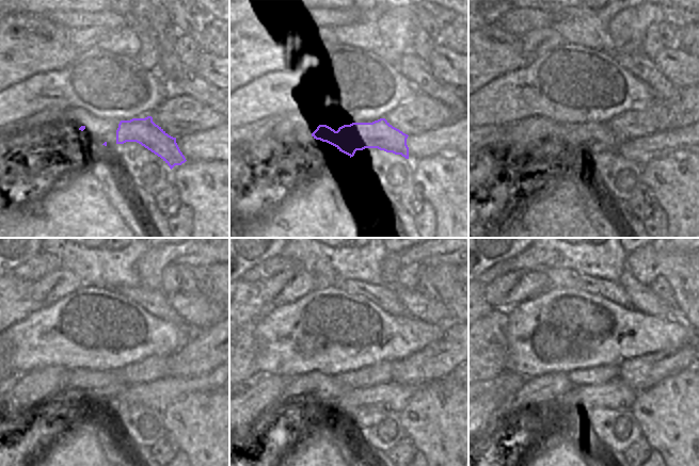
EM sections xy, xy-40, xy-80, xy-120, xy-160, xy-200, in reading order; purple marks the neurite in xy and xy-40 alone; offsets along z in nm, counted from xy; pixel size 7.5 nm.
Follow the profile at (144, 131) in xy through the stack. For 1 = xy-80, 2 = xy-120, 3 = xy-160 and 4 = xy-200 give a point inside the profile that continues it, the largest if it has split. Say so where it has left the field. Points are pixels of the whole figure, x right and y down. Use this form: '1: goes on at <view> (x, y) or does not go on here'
1: goes on at xy-80 (591, 138)
2: goes on at xy-120 (97, 386)
3: goes on at xy-160 (323, 389)
4: goes on at xy-200 (542, 390)

